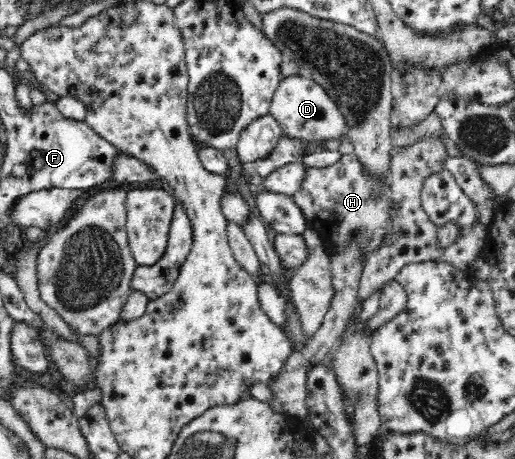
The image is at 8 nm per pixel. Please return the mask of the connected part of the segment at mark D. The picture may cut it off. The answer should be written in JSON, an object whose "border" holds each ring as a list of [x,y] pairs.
{"border":[[[300,75],[281,80],[271,102],[270,115],[279,121],[284,134],[295,140],[312,143],[346,135],[345,118],[332,96],[317,81]]]}

